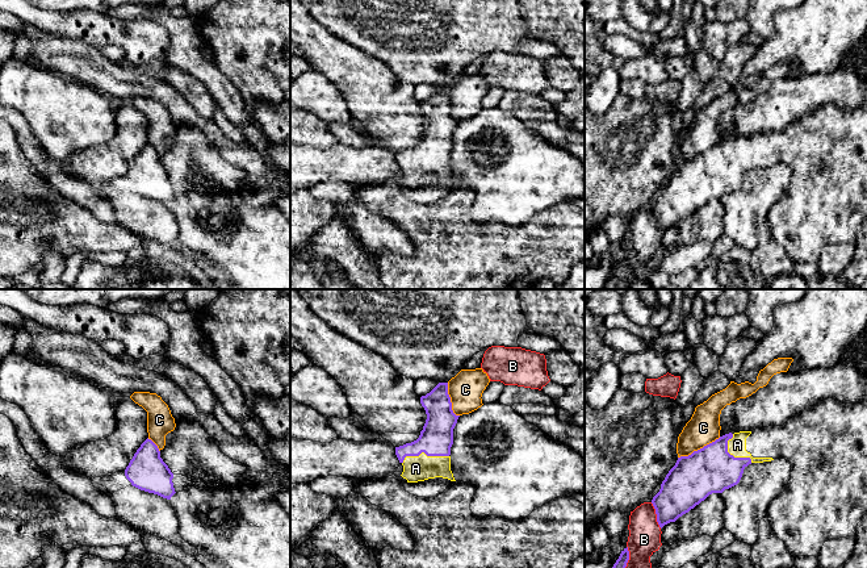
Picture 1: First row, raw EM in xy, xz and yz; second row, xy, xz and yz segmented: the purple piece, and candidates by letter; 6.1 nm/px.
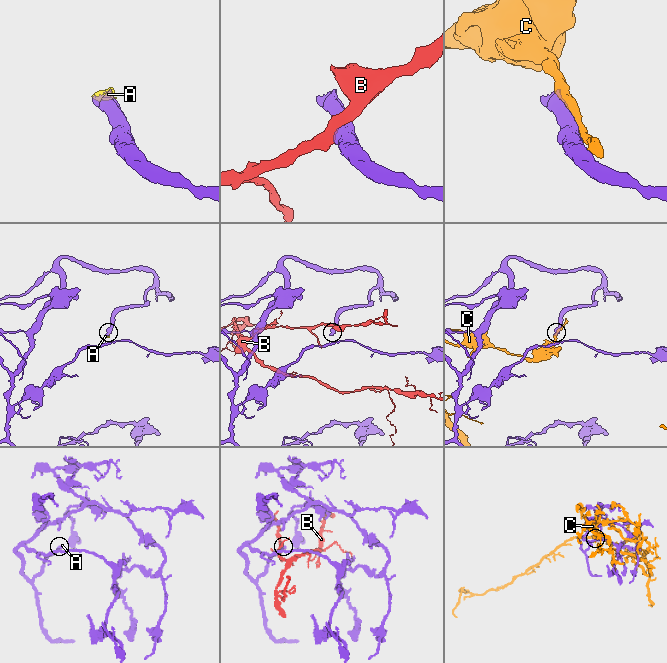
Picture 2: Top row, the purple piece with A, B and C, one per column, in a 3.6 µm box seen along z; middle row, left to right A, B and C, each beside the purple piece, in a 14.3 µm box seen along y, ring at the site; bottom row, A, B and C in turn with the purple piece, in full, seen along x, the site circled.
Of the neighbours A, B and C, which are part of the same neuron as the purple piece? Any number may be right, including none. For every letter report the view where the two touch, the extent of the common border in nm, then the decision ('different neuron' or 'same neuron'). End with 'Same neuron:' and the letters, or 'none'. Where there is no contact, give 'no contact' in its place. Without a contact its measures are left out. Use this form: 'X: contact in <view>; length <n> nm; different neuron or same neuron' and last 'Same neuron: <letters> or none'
A: contact in xz; length 300 nm; same neuron
B: contact in yz; length 170 nm; different neuron
C: contact in yz; length 300 nm; different neuron
Same neuron: A

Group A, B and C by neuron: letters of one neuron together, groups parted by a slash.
A / B / C

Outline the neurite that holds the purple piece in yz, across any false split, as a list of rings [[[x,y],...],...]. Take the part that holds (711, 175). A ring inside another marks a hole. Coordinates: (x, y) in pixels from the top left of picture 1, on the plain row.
[[[833,104],[793,121],[783,131],[729,138],[688,162],[678,163],[652,205],[659,233],[675,227],[709,200],[737,191],[749,170],[774,164],[786,164],[791,170],[791,184],[786,196],[770,208],[766,222],[793,263],[818,262],[825,247],[855,242],[856,231],[867,218],[867,106],[845,109]]]

